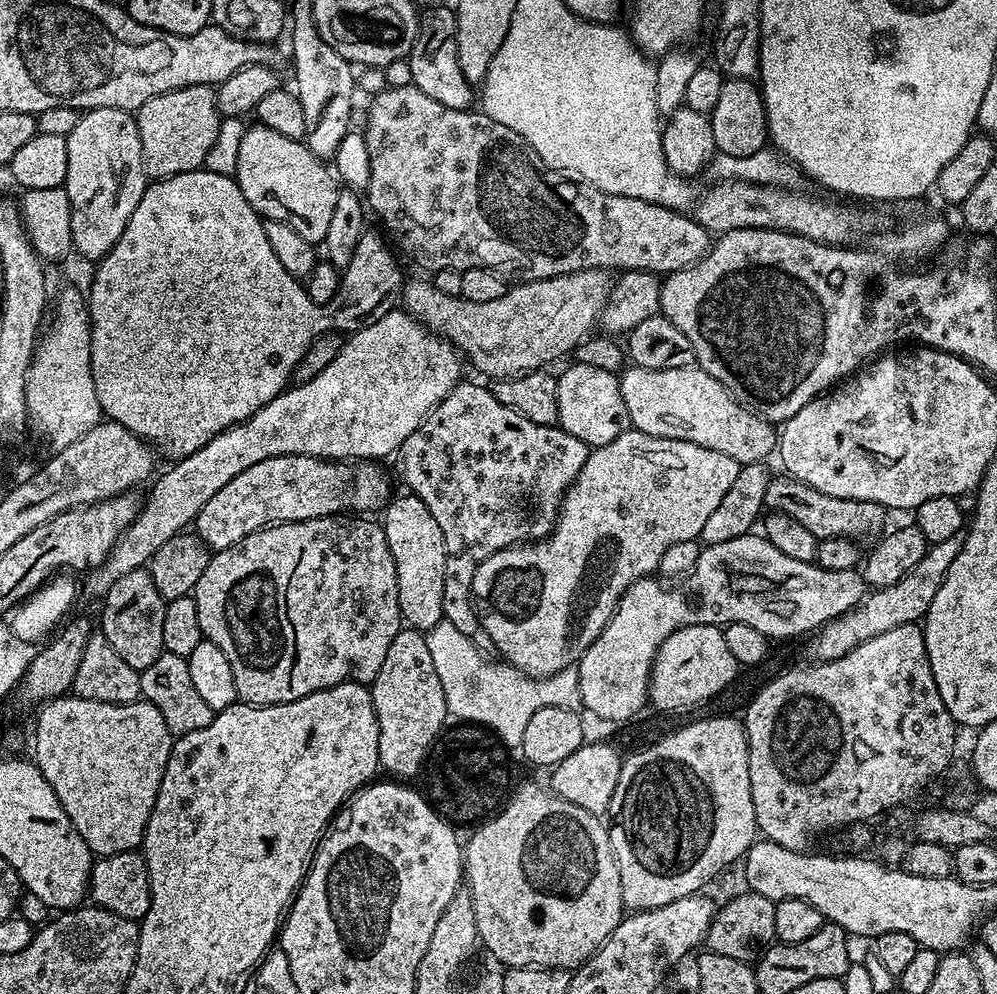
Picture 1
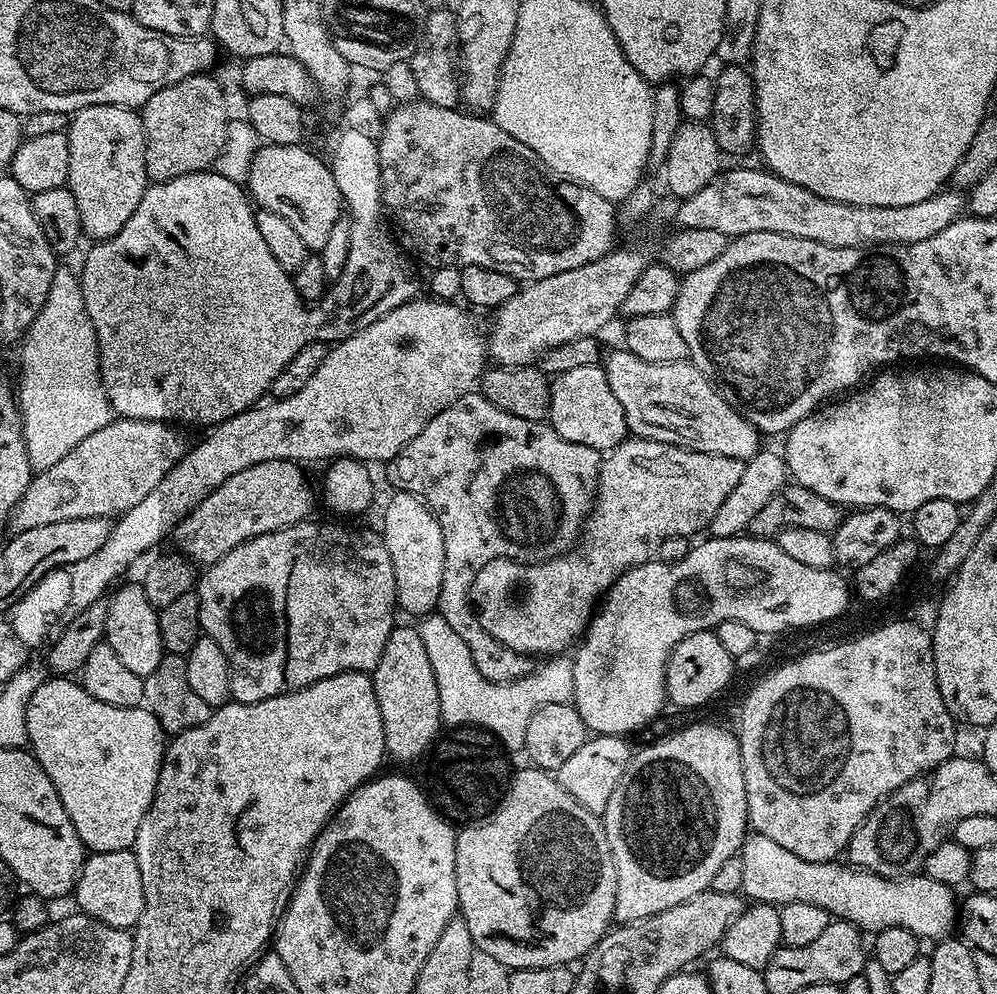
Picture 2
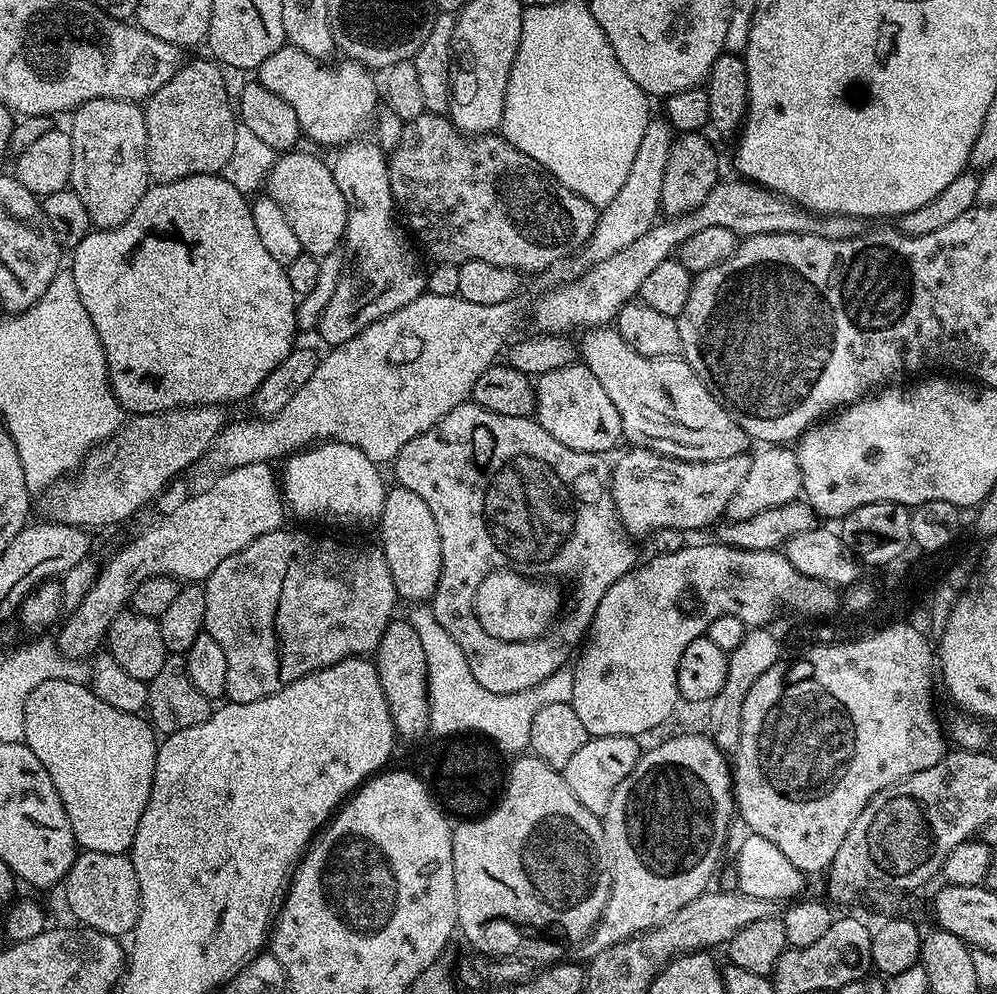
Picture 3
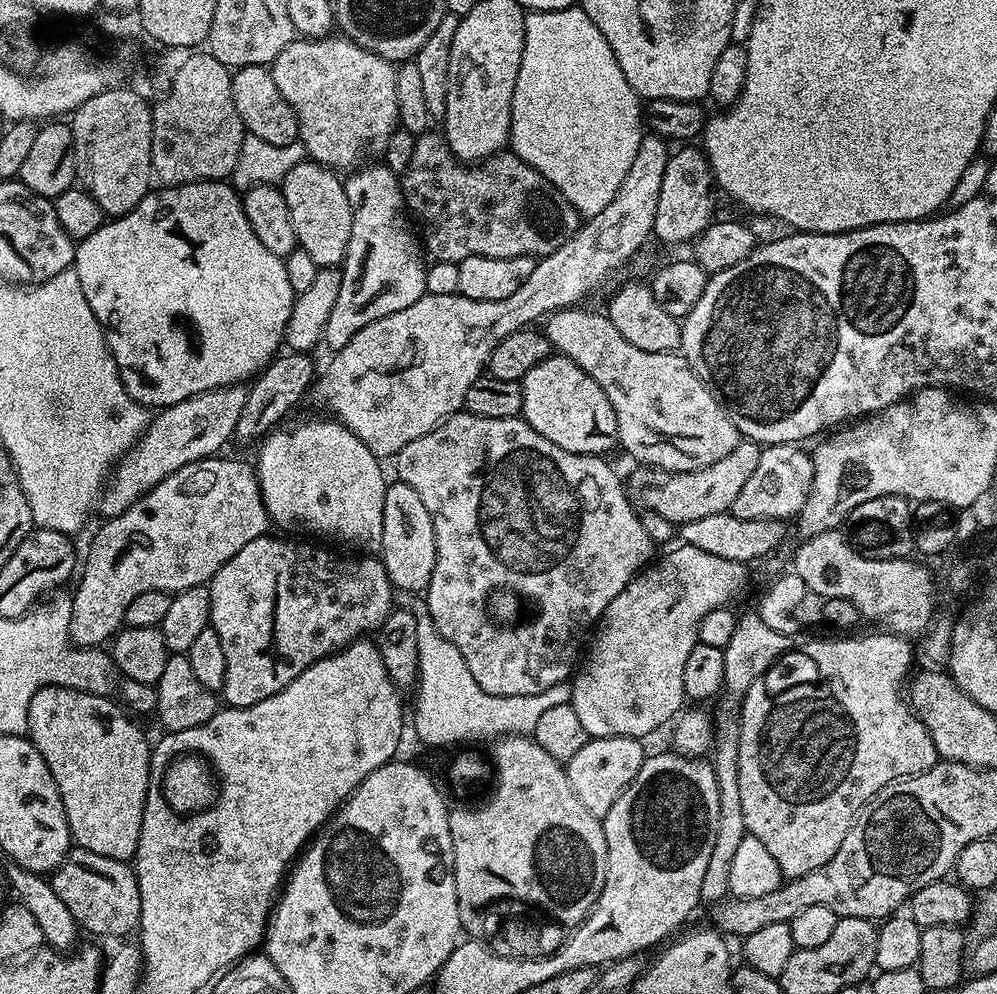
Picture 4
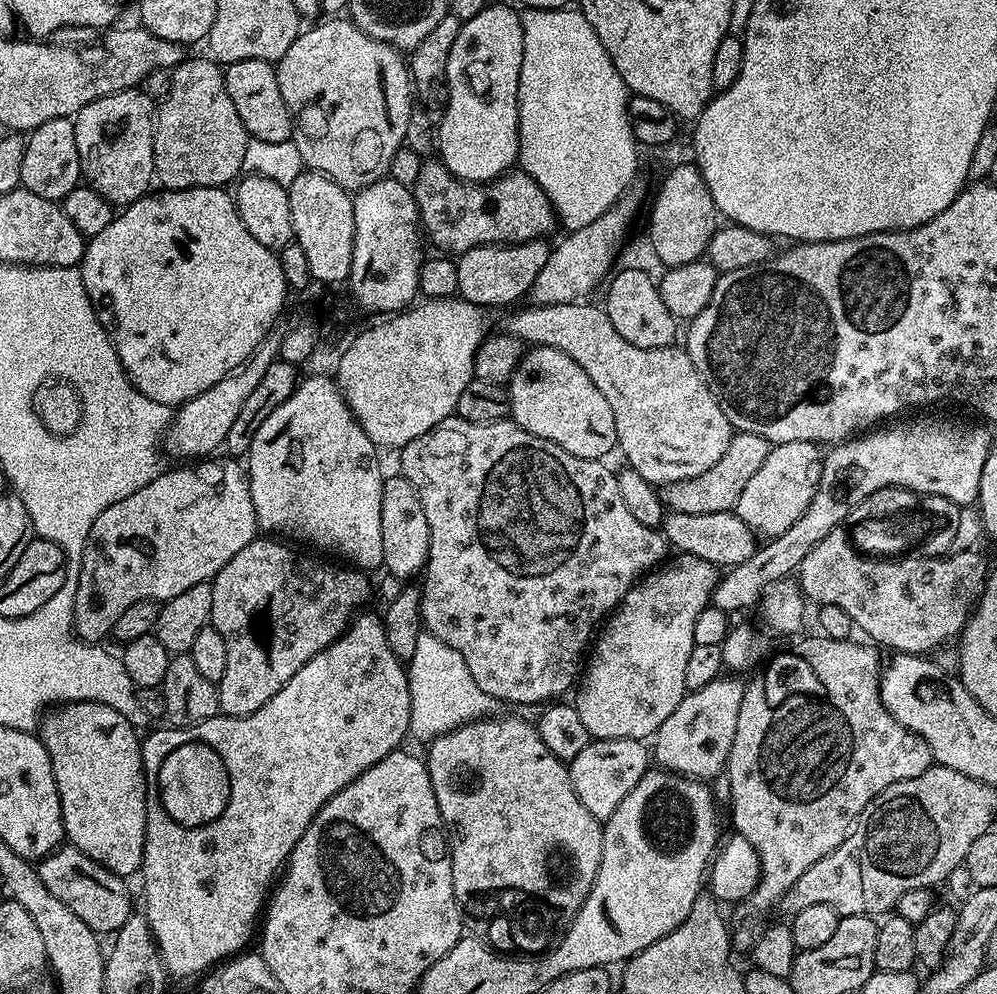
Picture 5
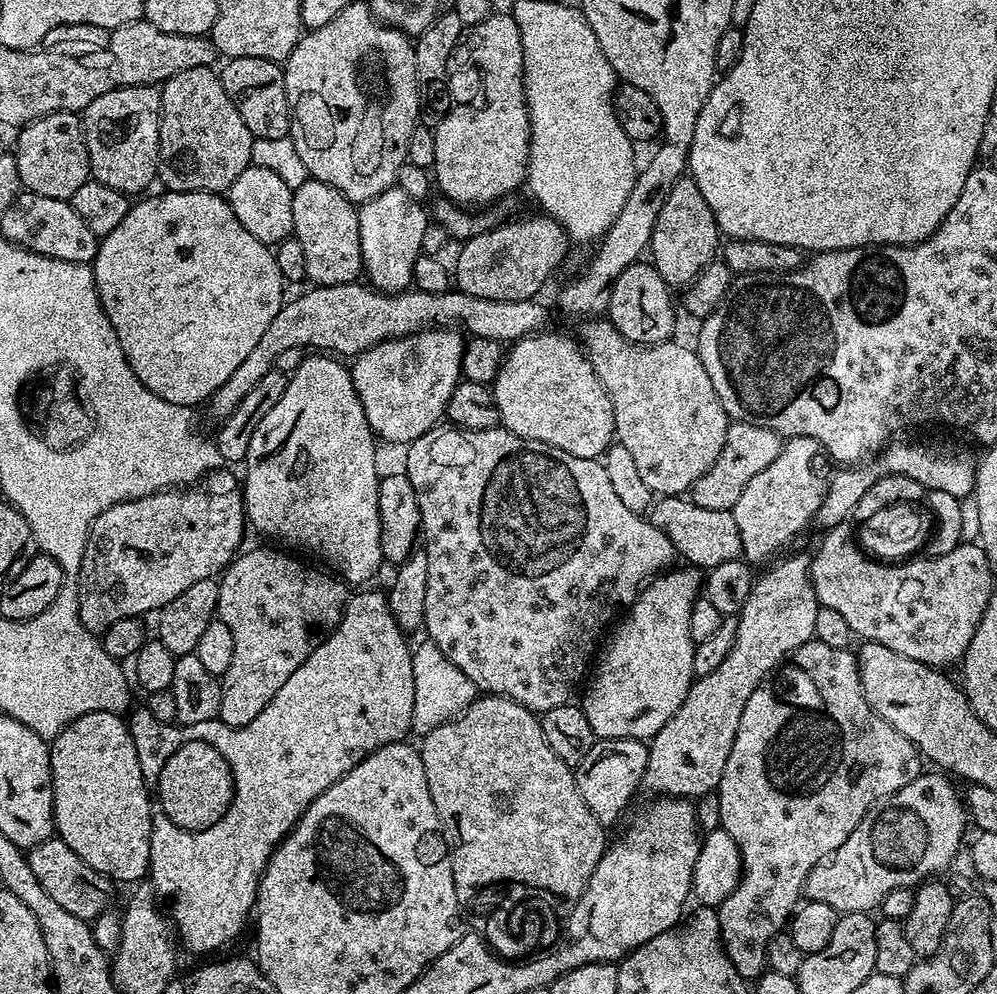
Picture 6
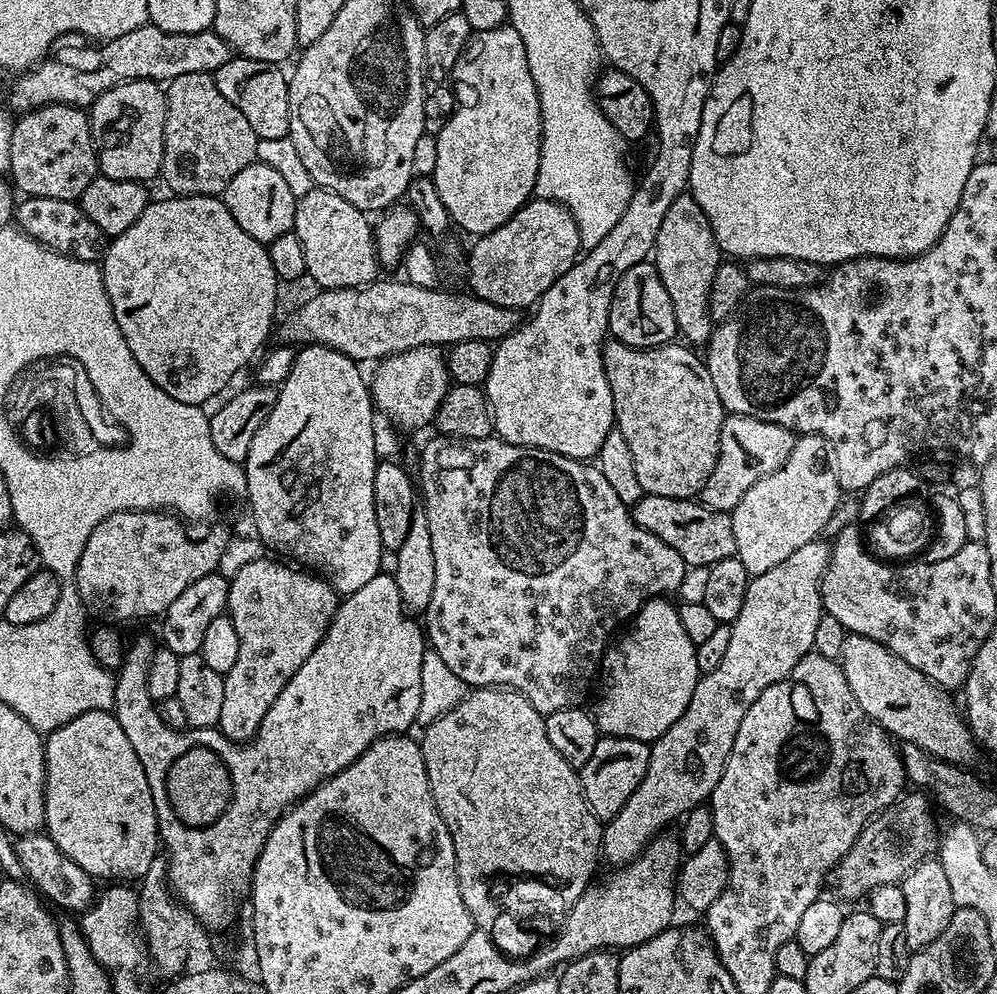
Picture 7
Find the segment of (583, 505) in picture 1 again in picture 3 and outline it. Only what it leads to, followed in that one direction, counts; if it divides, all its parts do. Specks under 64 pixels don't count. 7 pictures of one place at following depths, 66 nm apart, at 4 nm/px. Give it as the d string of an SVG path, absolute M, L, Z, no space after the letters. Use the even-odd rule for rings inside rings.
M648 448L628 450L628 453L610 468L612 497L616 512L620 515L621 528L629 537L648 538L659 528L691 530L691 528L708 528L712 523L715 525L724 516L730 498L734 498L734 490L738 490L739 484L745 480L751 461L752 456L748 452L734 454L734 458L718 458L714 462L686 462L652 452ZM499 568L486 574L472 599L472 607L476 609L478 622L482 622L482 630L508 644L544 635L562 612L562 596L560 600L560 592L552 584L555 583L511 572L509 568Z

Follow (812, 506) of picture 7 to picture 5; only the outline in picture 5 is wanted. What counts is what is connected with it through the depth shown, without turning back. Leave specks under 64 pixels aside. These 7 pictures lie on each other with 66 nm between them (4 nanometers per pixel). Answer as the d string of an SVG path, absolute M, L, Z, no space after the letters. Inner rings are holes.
M782 442L771 445L766 454L766 462L758 466L750 482L742 489L734 509L738 518L750 526L757 537L771 538L786 534L794 522L806 514L814 494L820 489L824 456L819 444L810 442Z

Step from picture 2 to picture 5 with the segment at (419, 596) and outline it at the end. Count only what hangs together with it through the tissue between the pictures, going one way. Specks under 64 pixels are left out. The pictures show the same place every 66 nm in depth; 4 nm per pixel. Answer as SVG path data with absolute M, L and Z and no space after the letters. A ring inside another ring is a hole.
M389 475L382 486L382 554L383 567L400 582L408 582L411 576L419 577L428 562L430 550L430 526L426 526L426 514L418 498L418 490L410 486L405 476Z

